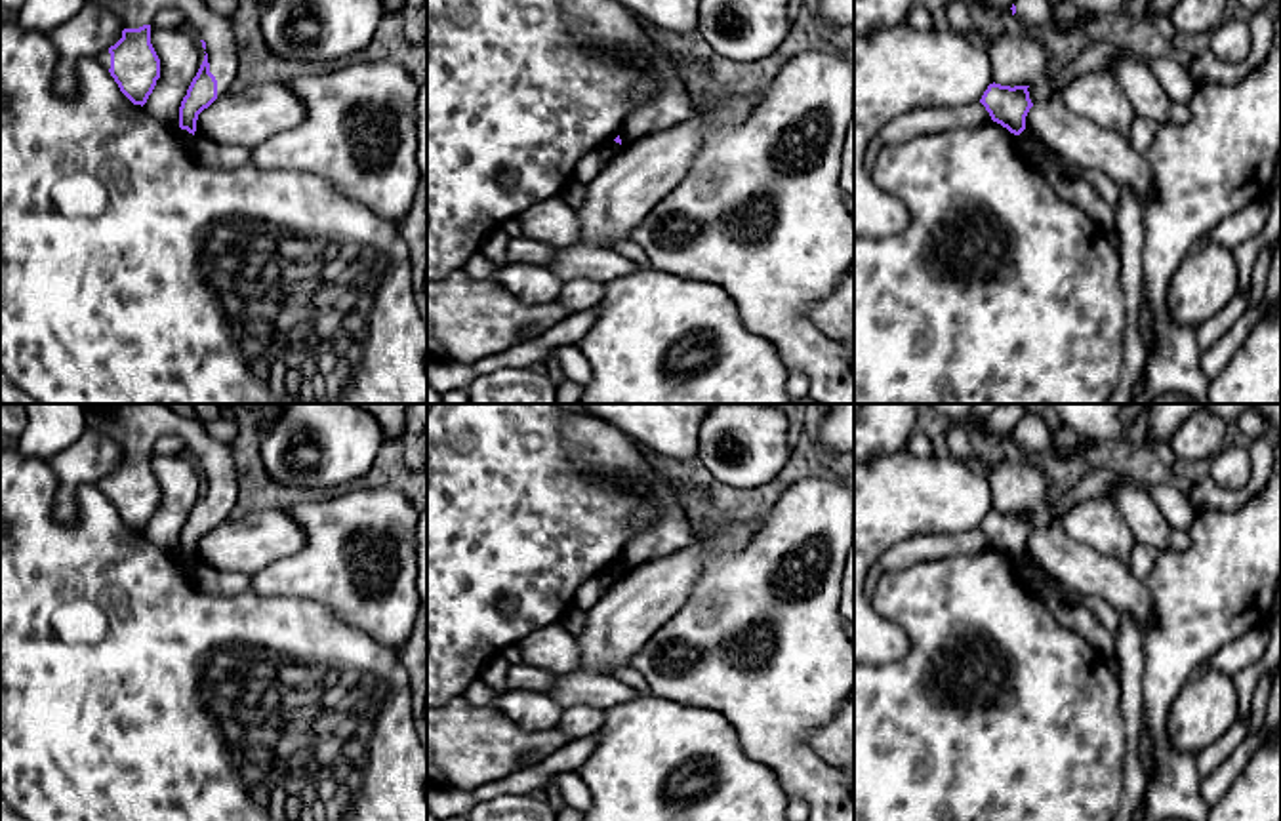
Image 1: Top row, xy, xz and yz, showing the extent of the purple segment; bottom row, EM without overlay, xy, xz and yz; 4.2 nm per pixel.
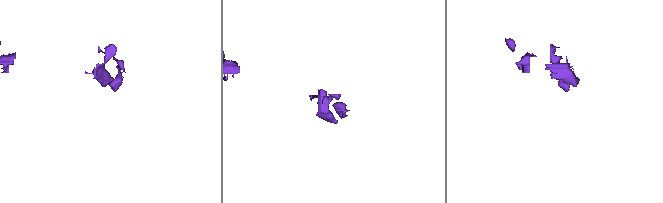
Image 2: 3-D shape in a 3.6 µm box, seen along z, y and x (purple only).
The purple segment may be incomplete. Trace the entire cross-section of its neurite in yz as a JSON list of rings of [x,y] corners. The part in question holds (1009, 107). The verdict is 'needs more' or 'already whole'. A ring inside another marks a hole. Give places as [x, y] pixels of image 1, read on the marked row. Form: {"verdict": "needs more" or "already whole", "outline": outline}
{"verdict": "already whole", "outline": [[[989,84],[980,103],[989,112],[991,120],[1020,135],[1026,130],[1026,116],[1033,107],[1029,99],[1029,86],[1001,86]]]}

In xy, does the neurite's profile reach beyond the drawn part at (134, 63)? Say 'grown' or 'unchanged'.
grown

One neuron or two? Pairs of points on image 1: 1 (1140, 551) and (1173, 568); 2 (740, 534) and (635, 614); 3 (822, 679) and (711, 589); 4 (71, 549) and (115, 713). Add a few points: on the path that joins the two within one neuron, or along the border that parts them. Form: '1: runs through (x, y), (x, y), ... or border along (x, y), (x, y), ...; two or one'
1: border along (1159, 553), (1154, 568), (1142, 580); two
2: runs through (713, 540), (662, 587); one
3: runs through (792, 648), (780, 637), (772, 616), (742, 610); one
4: runs through (111, 589), (121, 599), (121, 673); one

